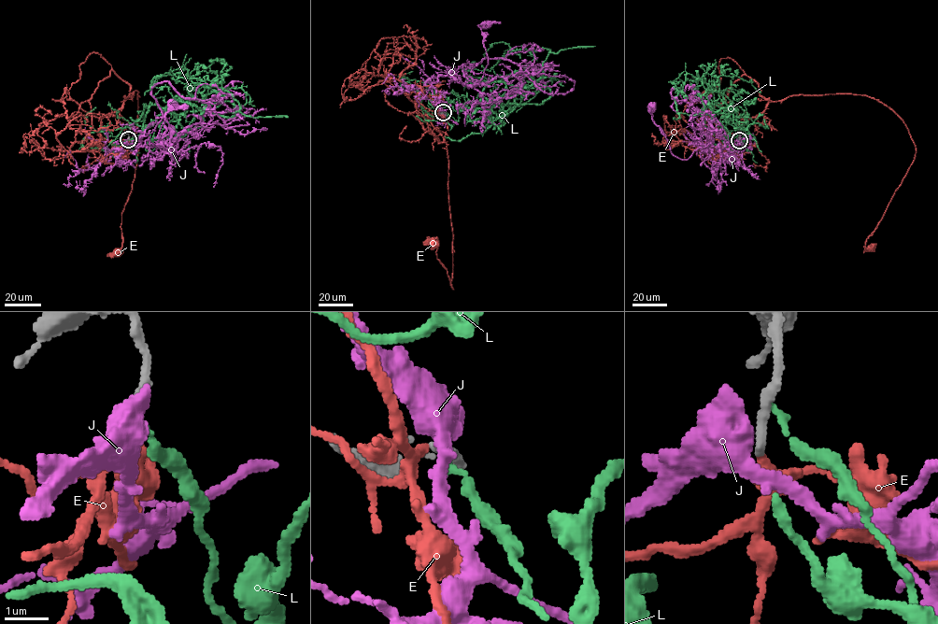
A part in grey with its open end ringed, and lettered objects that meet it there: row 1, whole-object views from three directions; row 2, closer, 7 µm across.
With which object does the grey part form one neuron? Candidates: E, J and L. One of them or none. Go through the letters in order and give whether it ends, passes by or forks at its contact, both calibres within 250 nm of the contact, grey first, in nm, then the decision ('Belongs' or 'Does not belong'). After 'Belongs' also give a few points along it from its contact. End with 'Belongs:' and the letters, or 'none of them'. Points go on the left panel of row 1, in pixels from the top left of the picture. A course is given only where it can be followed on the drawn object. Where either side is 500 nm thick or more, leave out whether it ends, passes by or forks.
E: It forks there. Thickness 200 nm (grey) against 170 nm. Does not belong
J: Thickness 240 nm (grey) against 550 nm. Does not belong
L: It ends there. Thickness 280 nm (grey) against 150 nm. Does not belong
Belongs: none of them

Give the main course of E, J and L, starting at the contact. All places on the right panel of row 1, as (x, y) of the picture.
E: (739, 140), (719, 155), (725, 137), (769, 98), (855, 94), (890, 107), (916, 152), (867, 239), (872, 248)
J: (739, 139), (724, 148), (703, 145), (712, 146), (681, 159), (652, 119), (652, 106)
L: (739, 138), (746, 147), (733, 107), (710, 105), (712, 119), (731, 108), (715, 82), (734, 75), (760, 92)

